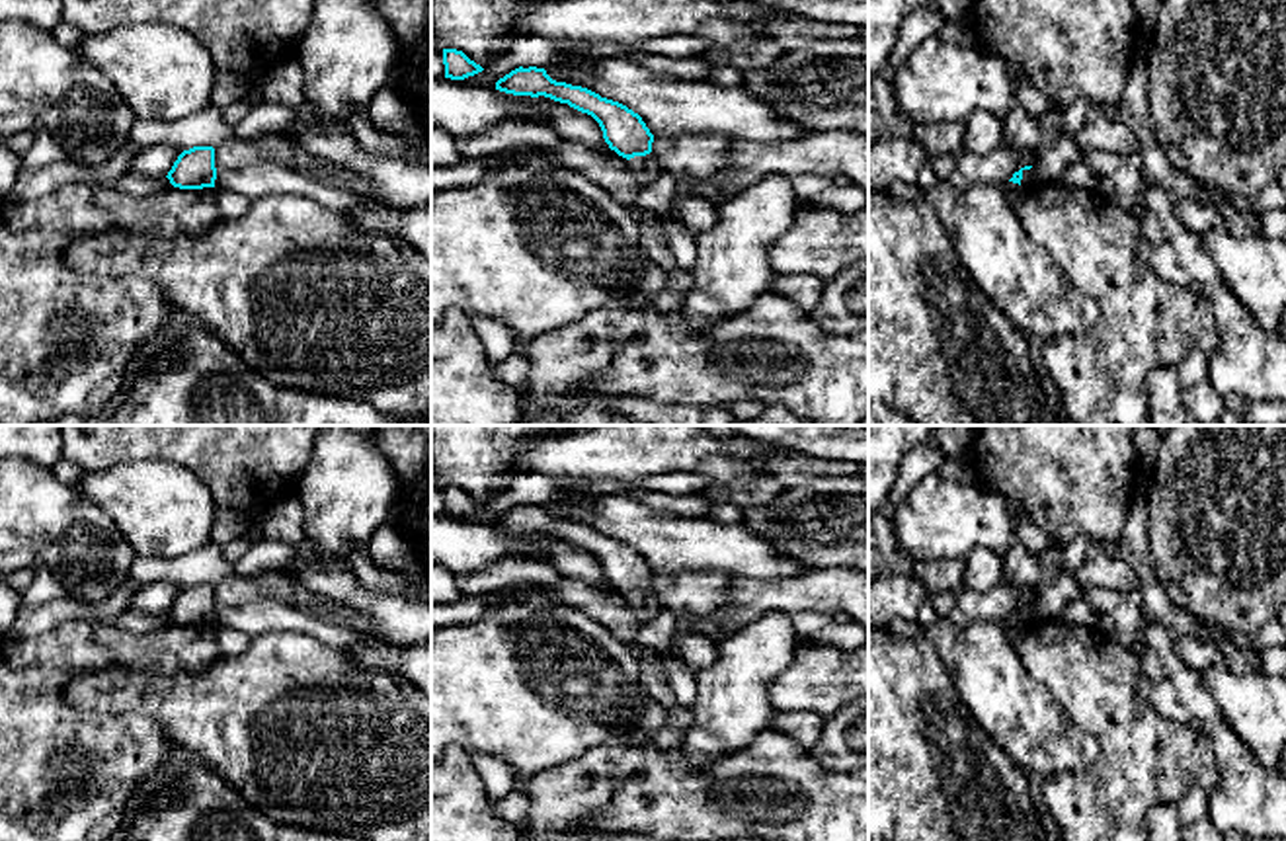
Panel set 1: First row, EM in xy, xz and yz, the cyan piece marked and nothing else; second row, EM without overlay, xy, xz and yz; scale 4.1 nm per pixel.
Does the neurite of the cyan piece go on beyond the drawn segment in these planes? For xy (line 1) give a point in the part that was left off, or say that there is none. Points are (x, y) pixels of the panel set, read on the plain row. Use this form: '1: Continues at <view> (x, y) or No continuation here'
1: No continuation here

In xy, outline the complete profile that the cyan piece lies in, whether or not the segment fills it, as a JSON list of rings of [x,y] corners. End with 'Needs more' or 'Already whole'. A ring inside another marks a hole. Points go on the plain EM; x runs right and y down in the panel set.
[[[193,583],[183,587],[166,613],[174,624],[180,626],[203,626],[215,624],[215,585]]]. Already whole

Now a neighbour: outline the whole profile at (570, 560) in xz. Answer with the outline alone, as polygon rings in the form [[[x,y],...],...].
[[[513,533],[515,548],[527,554],[537,554],[541,550],[548,552],[550,564],[560,572],[562,578],[574,578],[583,583],[595,585],[599,589],[609,589],[609,581],[603,576],[599,560],[582,550],[568,541],[554,539],[550,535],[539,533]]]

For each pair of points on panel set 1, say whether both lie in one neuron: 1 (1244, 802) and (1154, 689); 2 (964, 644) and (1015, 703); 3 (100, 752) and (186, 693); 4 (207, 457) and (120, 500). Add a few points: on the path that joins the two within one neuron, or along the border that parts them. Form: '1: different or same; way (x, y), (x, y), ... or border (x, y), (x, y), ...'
1: same; way (1238, 769), (1224, 740), (1187, 703)
2: same; way (978, 658), (1002, 689)
3: different; border (162, 728), (168, 738)
4: different; border (139, 459), (184, 465), (213, 502)

